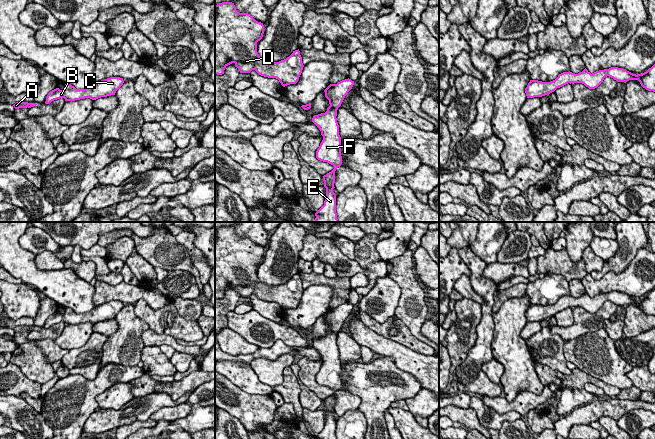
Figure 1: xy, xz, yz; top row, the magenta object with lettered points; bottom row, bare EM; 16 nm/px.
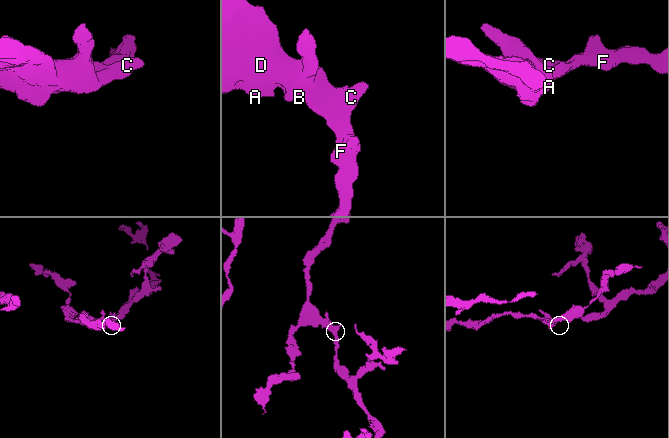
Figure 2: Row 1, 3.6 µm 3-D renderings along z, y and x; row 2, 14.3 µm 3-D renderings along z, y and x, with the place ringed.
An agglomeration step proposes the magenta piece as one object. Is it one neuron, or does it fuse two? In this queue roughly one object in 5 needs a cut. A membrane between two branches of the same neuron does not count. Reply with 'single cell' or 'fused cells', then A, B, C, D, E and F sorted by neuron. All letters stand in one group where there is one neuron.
single cell | A B C D E F

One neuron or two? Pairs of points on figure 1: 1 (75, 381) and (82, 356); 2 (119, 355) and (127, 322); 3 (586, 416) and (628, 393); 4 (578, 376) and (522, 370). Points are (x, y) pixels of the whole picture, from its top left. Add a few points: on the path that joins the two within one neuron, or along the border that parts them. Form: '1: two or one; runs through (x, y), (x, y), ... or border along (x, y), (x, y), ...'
1: two; border along (99, 369), (93, 379), (69, 373)
2: one; runs through (123, 347), (127, 340), (127, 330)
3: two; border along (617, 397), (638, 400)
4: two; border along (532, 361), (537, 377), (544, 385)

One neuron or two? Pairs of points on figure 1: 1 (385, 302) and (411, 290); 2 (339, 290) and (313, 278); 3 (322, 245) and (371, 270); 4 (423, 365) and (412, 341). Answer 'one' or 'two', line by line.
1: two
2: one
3: one
4: two

